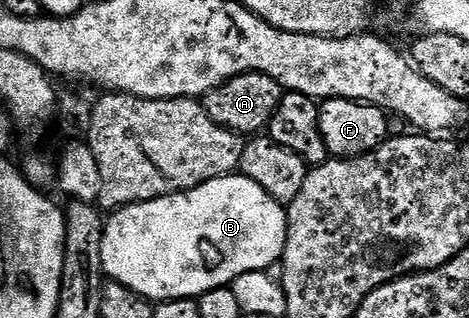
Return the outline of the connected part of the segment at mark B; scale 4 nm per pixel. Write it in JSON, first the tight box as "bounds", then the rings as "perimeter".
{"bounds":[102,174,286,302],"perimeter":[[[231,174],[221,176],[220,178],[212,178],[208,182],[204,182],[200,186],[196,186],[187,192],[177,192],[171,196],[164,198],[156,198],[149,200],[143,204],[129,204],[127,208],[119,208],[113,213],[114,216],[105,221],[102,229],[102,270],[110,280],[120,282],[124,286],[128,286],[128,290],[136,290],[136,294],[140,294],[144,299],[151,302],[161,302],[164,300],[188,300],[197,298],[205,294],[208,290],[216,290],[233,285],[236,278],[240,278],[240,274],[248,274],[249,272],[264,272],[274,267],[281,261],[282,251],[286,245],[286,208],[274,200],[264,190],[260,190],[260,186],[256,186],[256,182],[252,182],[252,178],[241,174]]]}

